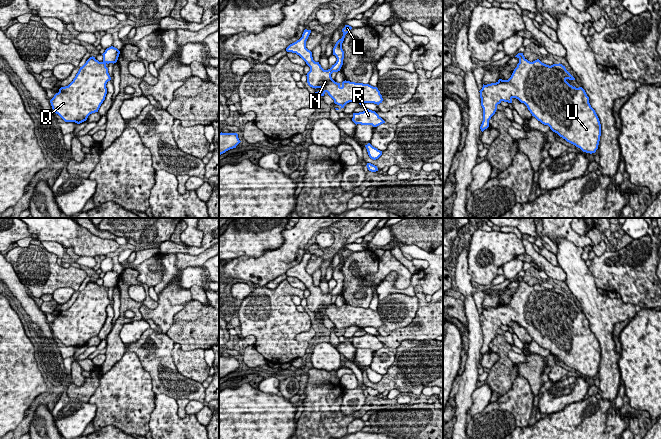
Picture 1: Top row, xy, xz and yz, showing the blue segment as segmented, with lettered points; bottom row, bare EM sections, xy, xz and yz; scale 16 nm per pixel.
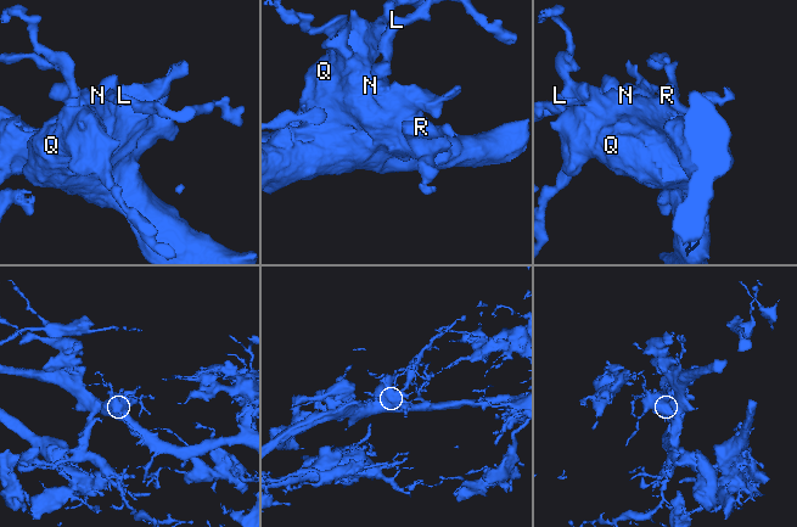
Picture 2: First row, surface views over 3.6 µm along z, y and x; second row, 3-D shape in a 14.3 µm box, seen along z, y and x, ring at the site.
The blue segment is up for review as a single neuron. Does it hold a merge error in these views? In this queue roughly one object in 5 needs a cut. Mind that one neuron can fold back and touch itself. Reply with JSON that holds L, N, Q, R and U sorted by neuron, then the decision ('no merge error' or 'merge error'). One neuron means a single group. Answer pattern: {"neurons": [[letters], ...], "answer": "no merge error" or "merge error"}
{"neurons": [["L", "N", "Q", "R", "U"]], "answer": "no merge error"}

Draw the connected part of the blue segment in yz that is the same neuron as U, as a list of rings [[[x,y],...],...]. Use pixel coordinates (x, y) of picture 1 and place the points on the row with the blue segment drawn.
[[[518,53],[515,57],[519,59],[519,63],[508,80],[499,79],[496,83],[483,84],[479,91],[483,108],[481,131],[489,127],[489,120],[495,114],[498,104],[502,101],[512,103],[512,99],[516,98],[527,106],[532,116],[542,124],[548,125],[567,142],[583,152],[595,153],[600,141],[601,124],[585,90],[582,87],[573,87],[566,81],[575,78],[560,63],[549,66],[539,59],[530,62],[523,53]]]

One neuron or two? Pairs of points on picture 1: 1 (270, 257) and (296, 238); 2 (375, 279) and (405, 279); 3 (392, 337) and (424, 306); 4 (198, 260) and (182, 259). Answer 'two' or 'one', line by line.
1: one
2: one
3: one
4: one

